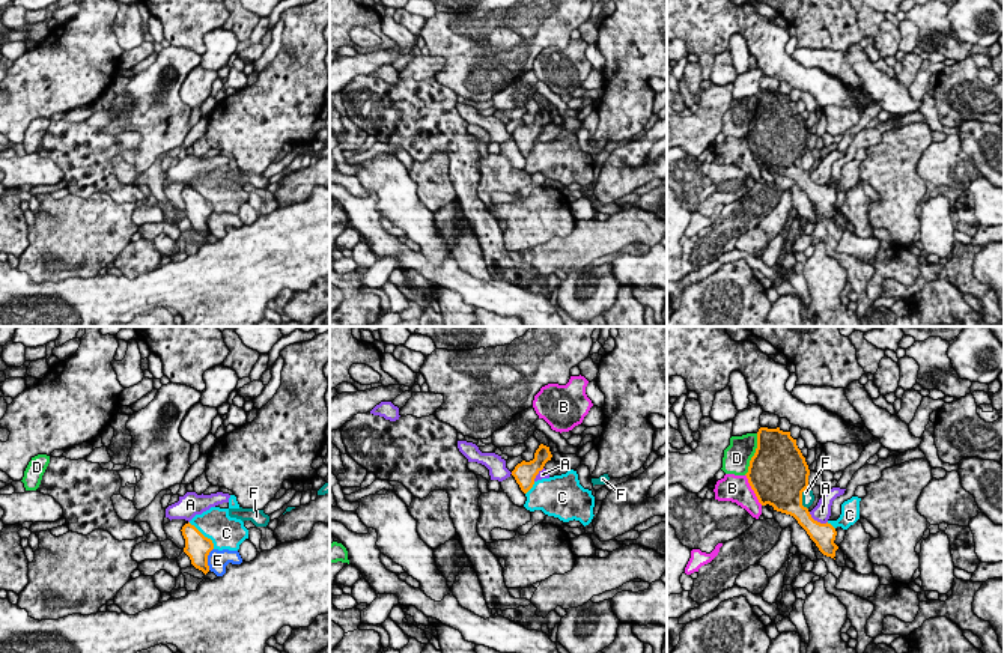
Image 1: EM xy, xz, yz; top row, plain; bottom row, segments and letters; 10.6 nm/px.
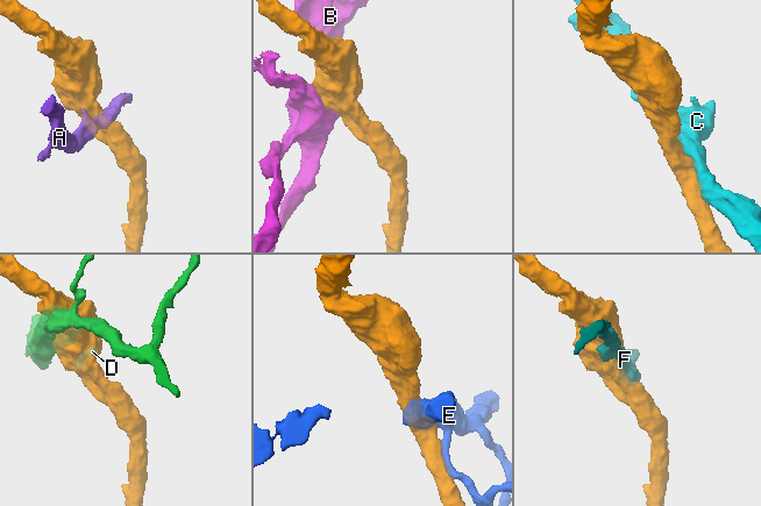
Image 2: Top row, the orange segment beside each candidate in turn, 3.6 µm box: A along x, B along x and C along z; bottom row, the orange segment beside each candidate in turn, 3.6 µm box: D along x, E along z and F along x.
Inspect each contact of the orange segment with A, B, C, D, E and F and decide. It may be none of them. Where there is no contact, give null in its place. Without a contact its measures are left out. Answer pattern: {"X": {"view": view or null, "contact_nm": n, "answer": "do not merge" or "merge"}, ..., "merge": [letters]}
{"A": {"view": "yz", "contact_nm": 240, "answer": "do not merge"}, "B": {"view": "yz", "contact_nm": 380, "answer": "do not merge"}, "C": {"view": "xy", "contact_nm": 400, "answer": "do not merge"}, "D": {"view": "yz", "contact_nm": 480, "answer": "do not merge"}, "E": {"view": "xy", "contact_nm": 240, "answer": "do not merge"}, "F": {"view": "yz", "contact_nm": 260, "answer": "do not merge"}, "merge": []}

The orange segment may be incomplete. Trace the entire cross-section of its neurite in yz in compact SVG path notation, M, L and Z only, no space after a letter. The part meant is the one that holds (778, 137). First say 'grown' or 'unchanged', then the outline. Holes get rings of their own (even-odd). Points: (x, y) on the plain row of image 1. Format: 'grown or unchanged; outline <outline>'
unchanged; outline M760 90L757 111L745 138L762 169L769 167L774 173L793 179L823 218L835 220L835 191L814 184L802 169L810 132L790 95Z

